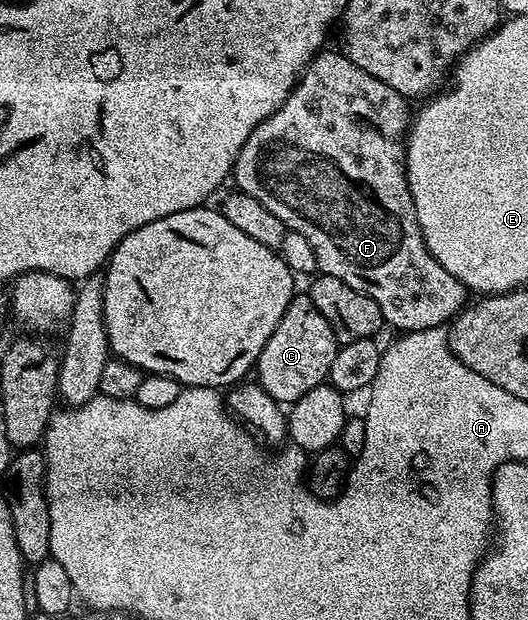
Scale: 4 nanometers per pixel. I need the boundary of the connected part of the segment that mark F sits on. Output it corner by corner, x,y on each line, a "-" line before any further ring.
328,51
317,52
316,57
300,73
286,102
282,102
282,106
278,106
278,110
274,110
274,114
270,114
270,118
266,118
252,129
236,159
235,187
241,192
250,194
250,198
258,198
258,202
262,202
262,206
266,206
266,210
270,210
270,214
274,214
274,218
278,218
284,223
287,231
302,234
302,238
306,238
306,242
310,242
310,247
314,250
317,269
323,275
342,278
346,282
346,286
354,286
354,290
365,292
367,296
374,298
374,302
378,302
378,306
382,310
385,325
393,324
394,327
400,328
401,333
447,325
449,321
459,316
465,307
466,289
462,282
458,282
458,278
454,278
454,274
446,274
446,270
442,270
440,263
432,257
422,238
422,230
418,226
418,218
408,185
406,163
405,140
410,127
409,101
398,95
390,86
386,86
386,82
374,78
374,74
366,74
366,70
354,66
354,62
350,62
350,58
345,56
343,51

